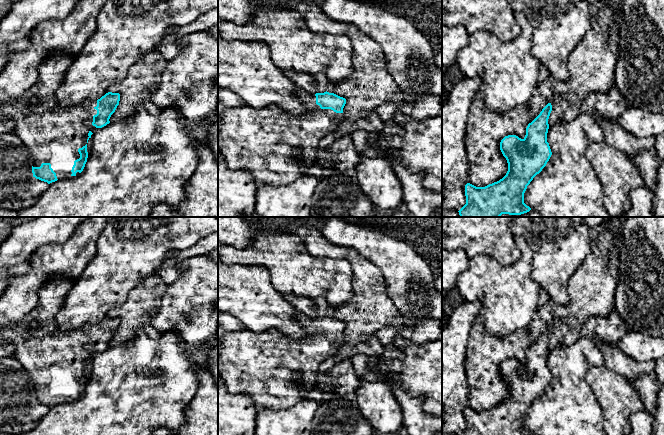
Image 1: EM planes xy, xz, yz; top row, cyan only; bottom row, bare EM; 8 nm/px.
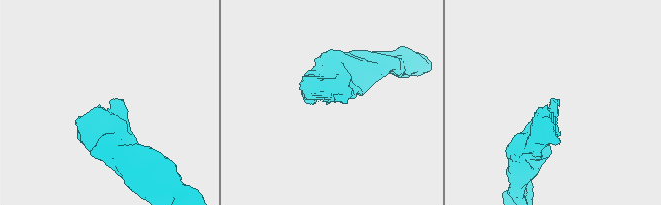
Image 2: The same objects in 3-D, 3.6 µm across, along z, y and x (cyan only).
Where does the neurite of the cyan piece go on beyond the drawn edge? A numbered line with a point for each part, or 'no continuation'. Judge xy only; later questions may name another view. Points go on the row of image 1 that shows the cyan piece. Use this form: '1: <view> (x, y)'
1: xy (53, 134)

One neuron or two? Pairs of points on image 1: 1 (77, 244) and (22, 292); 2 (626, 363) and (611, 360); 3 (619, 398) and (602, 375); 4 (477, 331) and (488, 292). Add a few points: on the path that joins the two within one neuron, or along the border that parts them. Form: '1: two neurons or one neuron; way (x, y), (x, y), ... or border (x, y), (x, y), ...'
1: one neuron; way (63, 258), (55, 259), (36, 278)
2: one neuron; way (622, 363), (615, 360)
3: one neuron; way (613, 392), (603, 381)
4: two neurons; border (480, 315), (484, 320), (485, 330), (494, 336)

